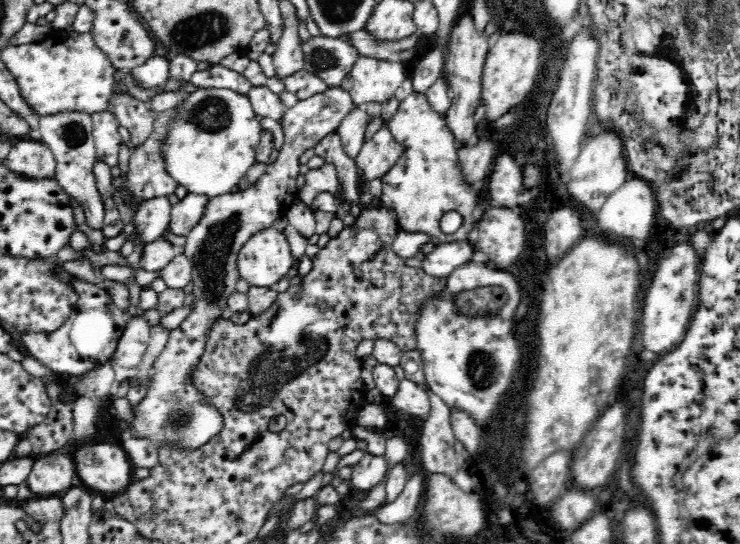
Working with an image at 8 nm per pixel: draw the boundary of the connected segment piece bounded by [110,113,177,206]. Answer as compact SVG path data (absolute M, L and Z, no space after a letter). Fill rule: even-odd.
M156 115L155 129L142 146L131 154L128 170L121 172L116 178L110 178L110 184L116 194L132 196L138 206L151 198L173 194L177 184L170 178L159 159L158 139L156 137L163 128L159 128L166 120L166 115Z

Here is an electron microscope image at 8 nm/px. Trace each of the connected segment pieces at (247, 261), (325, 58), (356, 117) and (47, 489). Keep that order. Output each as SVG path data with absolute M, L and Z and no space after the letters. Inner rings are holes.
M270 226L242 245L237 271L251 287L268 288L286 278L297 263L284 233Z
M314 36L310 40L299 40L298 45L300 45L300 51L303 52L303 69L334 88L341 86L340 82L347 76L356 58L357 50L348 44L348 41L343 41L338 37Z
M362 106L348 113L340 123L336 131L340 135L346 157L355 160L360 154L363 144L366 142L366 126L370 119Z
M62 452L36 455L27 483L36 496L59 494L75 485L83 485L72 455Z

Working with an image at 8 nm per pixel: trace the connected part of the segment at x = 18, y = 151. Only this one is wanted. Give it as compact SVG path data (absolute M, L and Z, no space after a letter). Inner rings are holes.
M31 137L14 140L6 160L10 168L26 176L55 176L57 161L52 149Z

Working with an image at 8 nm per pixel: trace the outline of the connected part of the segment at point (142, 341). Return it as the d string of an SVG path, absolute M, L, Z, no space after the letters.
M136 316L129 320L112 356L118 366L132 368L140 364L148 348L150 328L148 321L143 317Z

